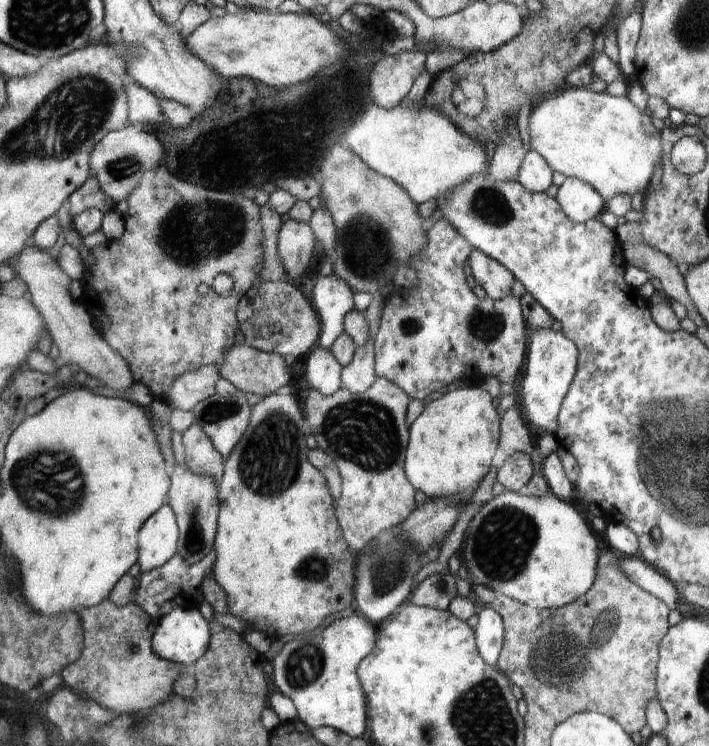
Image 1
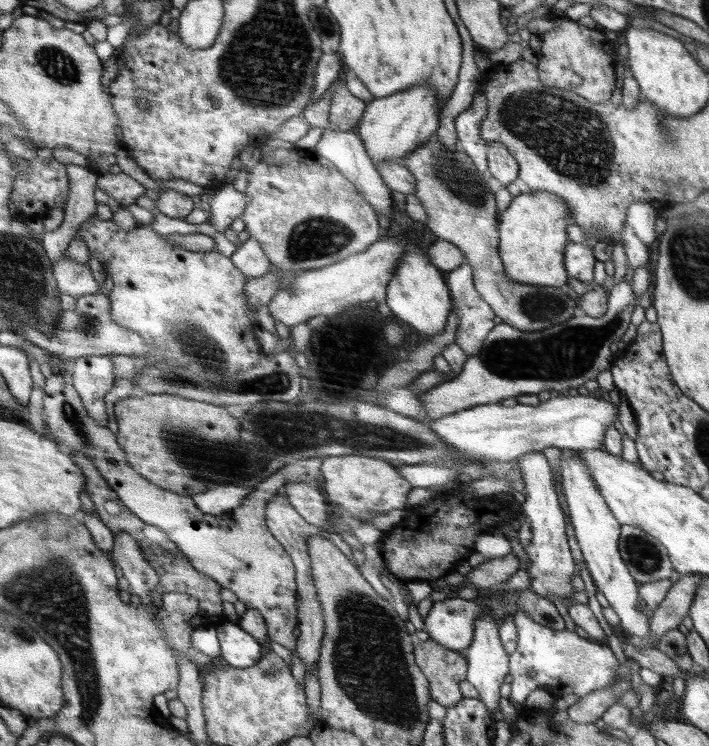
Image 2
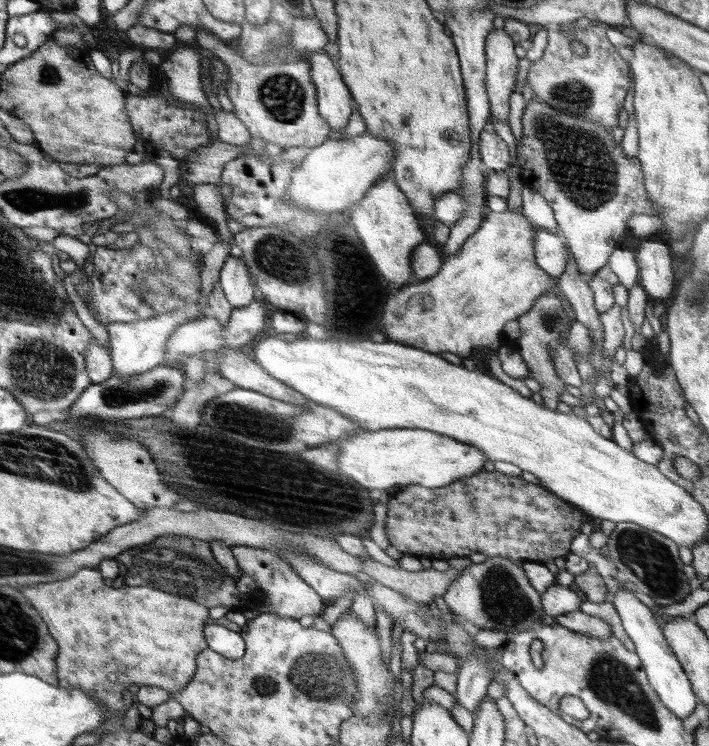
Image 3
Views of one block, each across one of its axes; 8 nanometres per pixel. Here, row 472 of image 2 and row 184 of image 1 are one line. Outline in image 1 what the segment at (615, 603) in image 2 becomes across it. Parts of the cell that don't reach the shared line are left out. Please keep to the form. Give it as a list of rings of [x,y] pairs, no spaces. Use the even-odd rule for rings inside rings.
[[[567,177],[558,188],[556,200],[564,214],[575,223],[584,223],[596,219],[604,208],[603,196],[588,183],[578,178]]]

